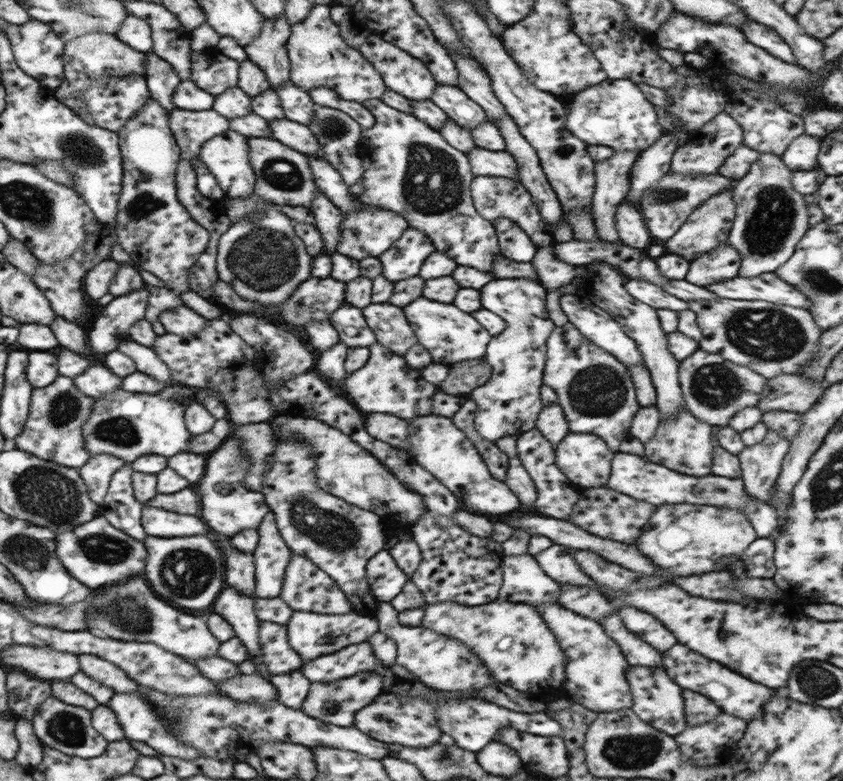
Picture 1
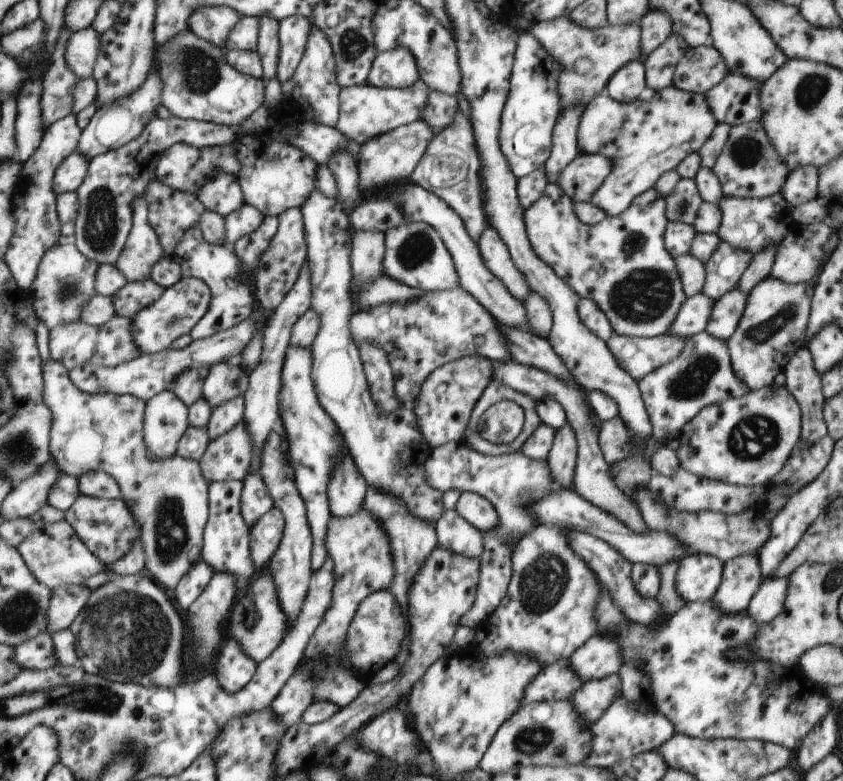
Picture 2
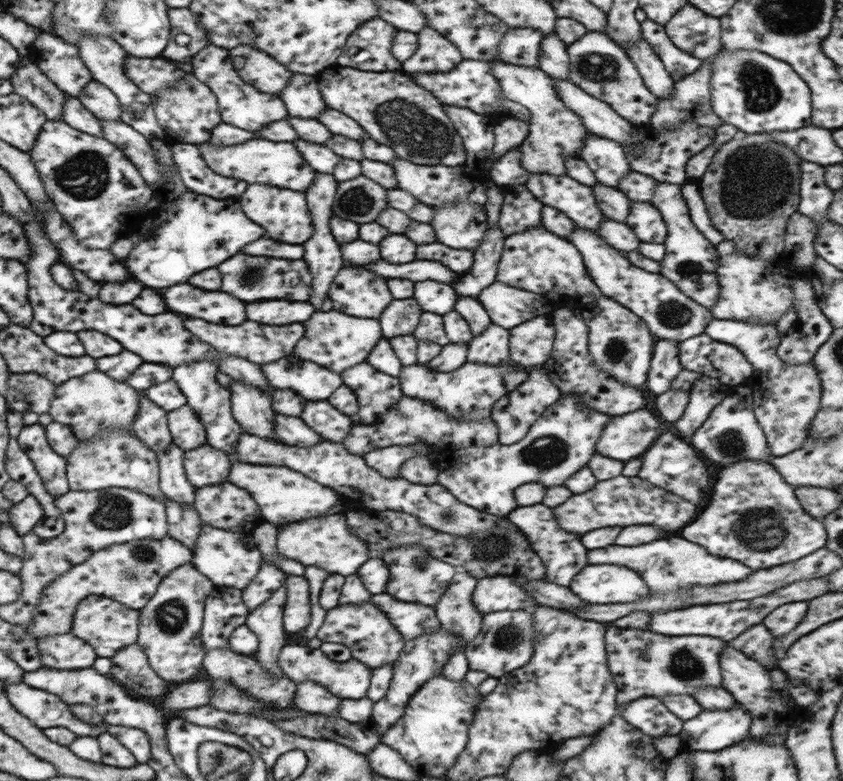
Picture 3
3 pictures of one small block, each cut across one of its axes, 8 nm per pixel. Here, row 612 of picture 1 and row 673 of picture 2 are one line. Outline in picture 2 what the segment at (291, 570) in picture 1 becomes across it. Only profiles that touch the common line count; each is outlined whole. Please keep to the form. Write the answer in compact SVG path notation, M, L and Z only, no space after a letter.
M368 510L344 517L332 516L325 535L325 548L333 563L335 584L331 606L324 612L320 626L316 628L308 642L303 660L297 669L310 669L315 673L315 701L330 700L338 707L346 707L361 694L365 683L356 676L346 673L337 662L337 654L347 638L349 625L360 602L378 590L388 589L393 582L395 563L391 547L380 522Z

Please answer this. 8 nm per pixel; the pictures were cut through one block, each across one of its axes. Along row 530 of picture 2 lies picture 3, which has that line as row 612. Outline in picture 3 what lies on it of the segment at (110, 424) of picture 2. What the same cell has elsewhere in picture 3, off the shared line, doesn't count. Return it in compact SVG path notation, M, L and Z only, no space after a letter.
M191 562L186 563L169 572L168 576L160 581L155 596L144 606L144 609L140 610L137 643L147 654L151 668L164 680L178 683L184 680L195 680L195 676L198 676L198 672L202 670L202 660L207 655L202 647L205 601L214 588L213 581L204 576L204 573L201 573Z

